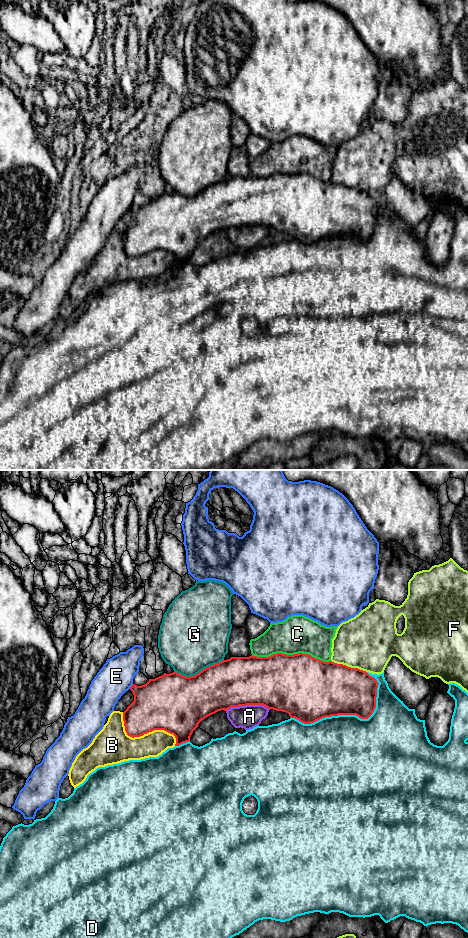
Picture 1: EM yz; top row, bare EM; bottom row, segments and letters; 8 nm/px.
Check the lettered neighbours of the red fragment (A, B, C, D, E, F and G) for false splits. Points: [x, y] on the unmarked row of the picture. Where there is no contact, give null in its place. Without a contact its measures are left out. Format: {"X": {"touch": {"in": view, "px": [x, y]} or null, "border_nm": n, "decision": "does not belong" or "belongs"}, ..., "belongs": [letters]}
{"A": {"touch": {"in": "yz", "px": [247, 224]}, "border_nm": 360, "decision": "does not belong"}, "B": {"touch": {"in": "yz", "px": [143, 254]}, "border_nm": 500, "decision": "does not belong"}, "C": {"touch": {"in": "yz", "px": [291, 175]}, "border_nm": 650, "decision": "does not belong"}, "D": {"touch": {"in": "yz", "px": [346, 234]}, "border_nm": 750, "decision": "does not belong"}, "E": {"touch": {"in": "yz", "px": [131, 206]}, "border_nm": 50, "decision": "does not belong"}, "F": {"touch": {"in": "yz", "px": [349, 187]}, "border_nm": 300, "decision": "does not belong"}, "G": {"touch": {"in": "yz", "px": [199, 192]}, "border_nm": 420, "decision": "does not belong"}, "belongs": []}

